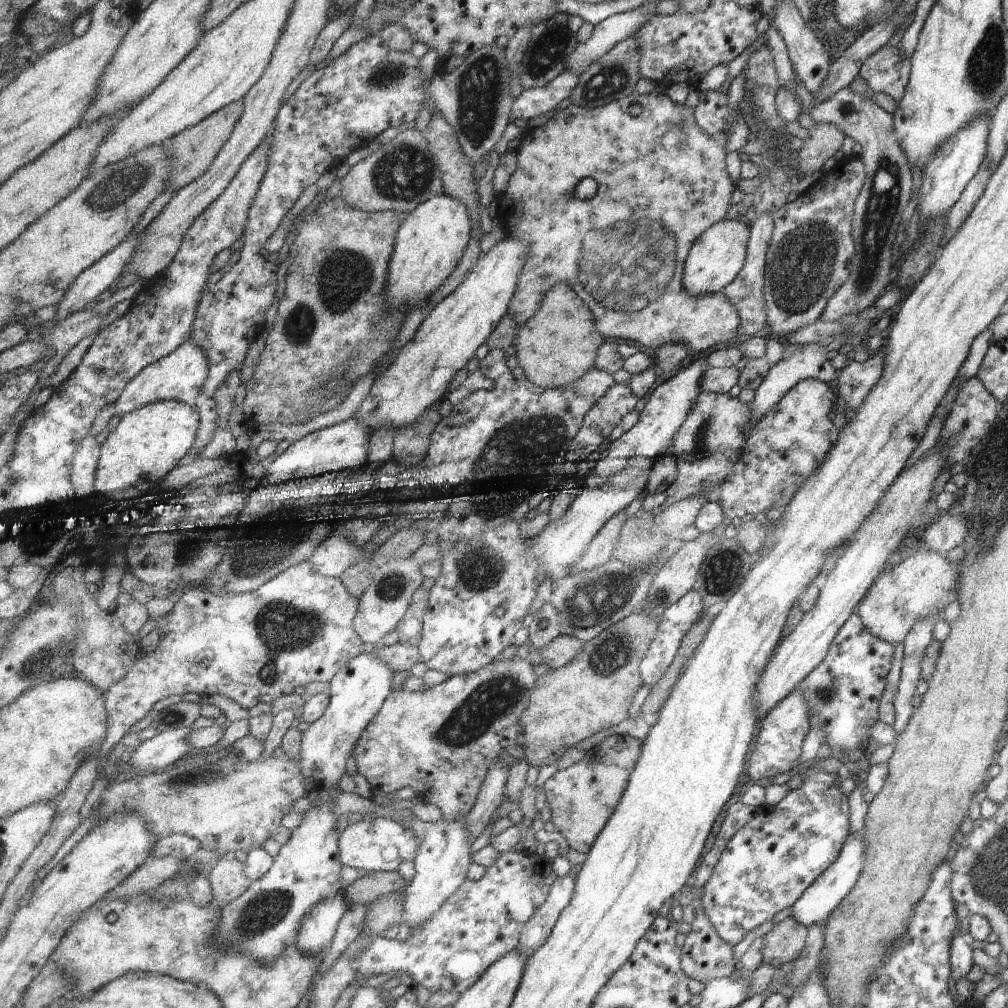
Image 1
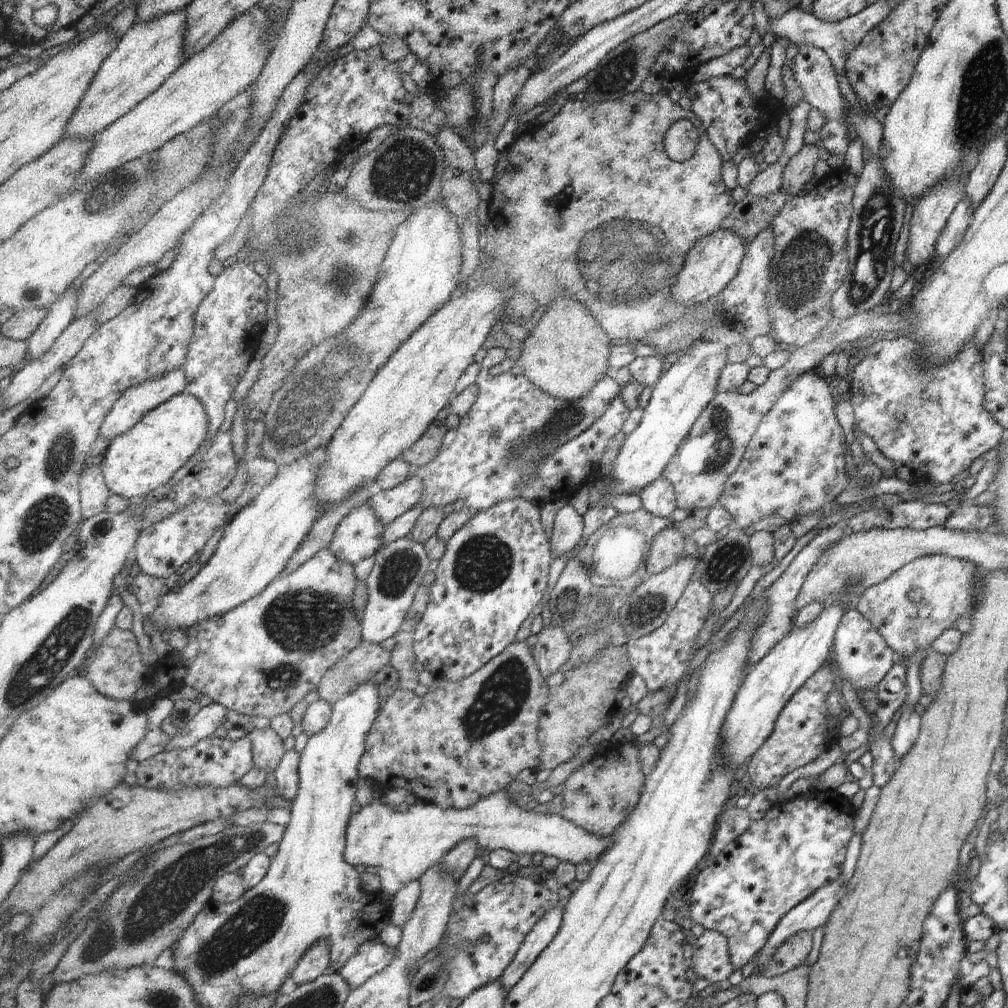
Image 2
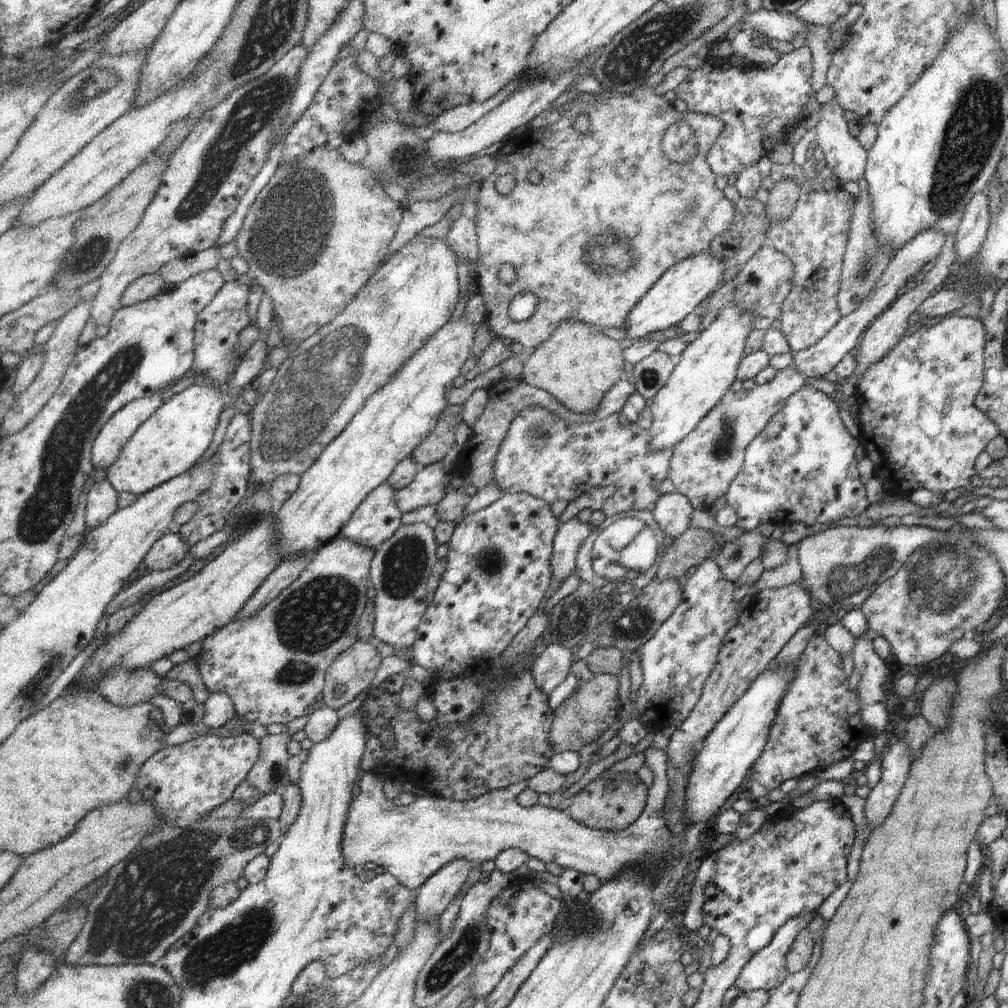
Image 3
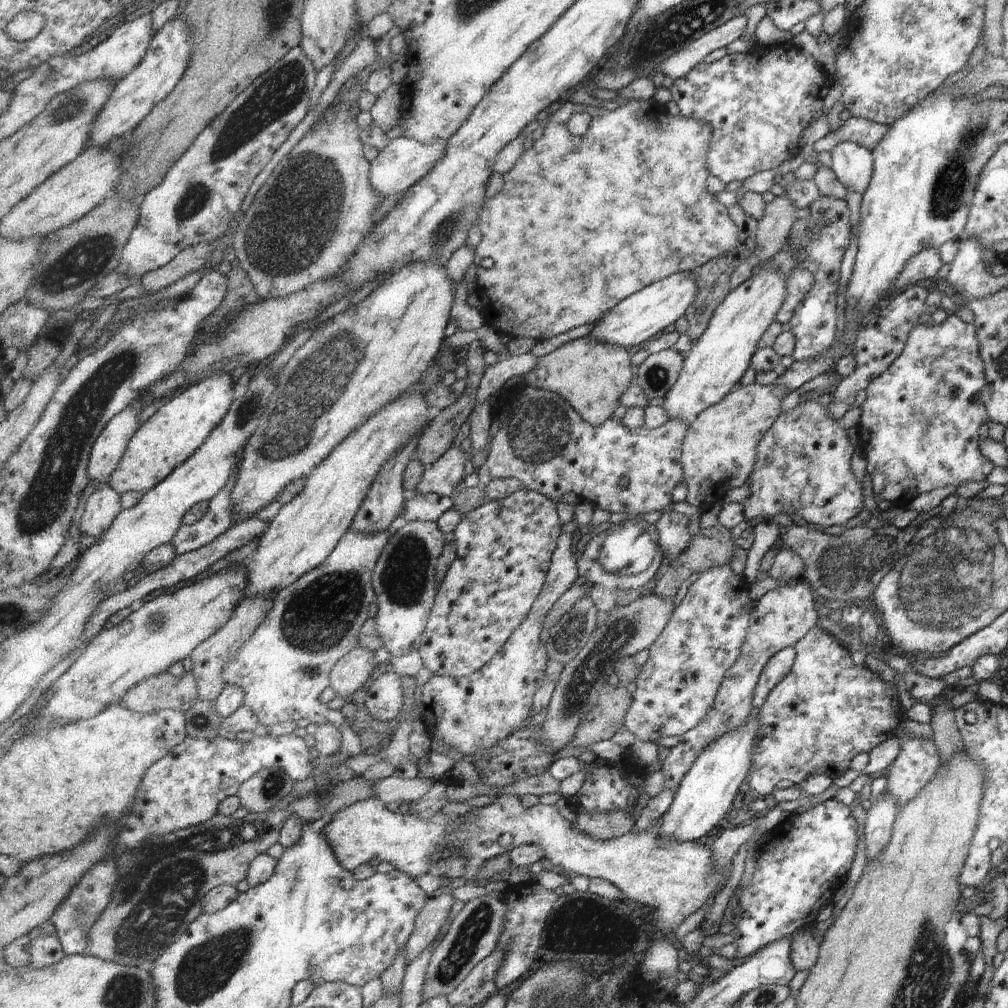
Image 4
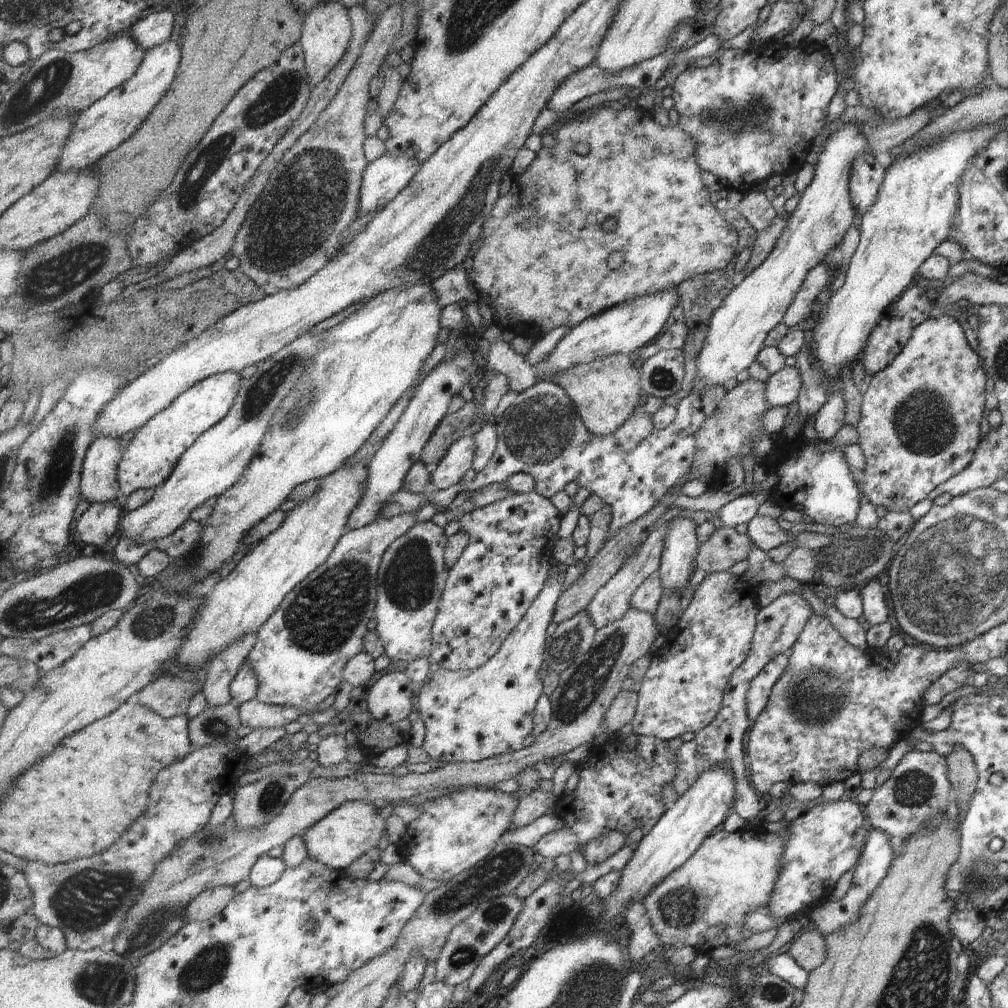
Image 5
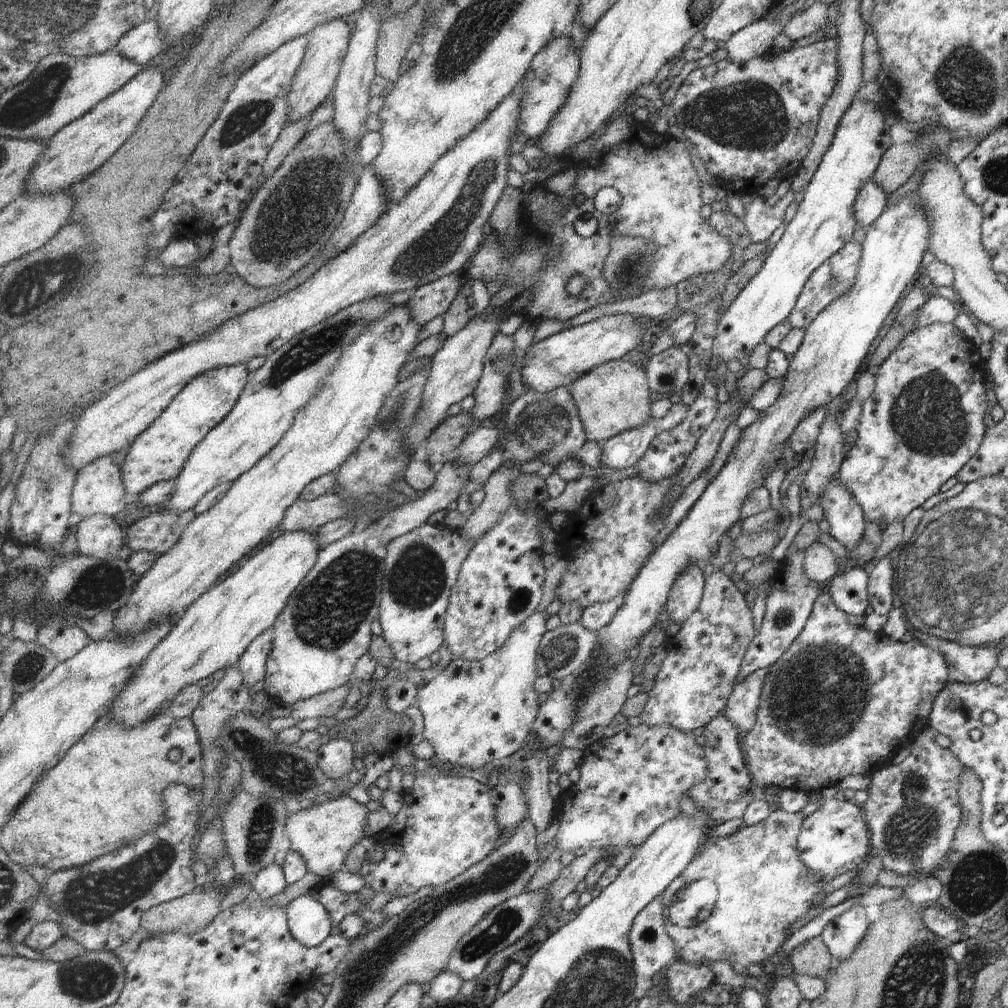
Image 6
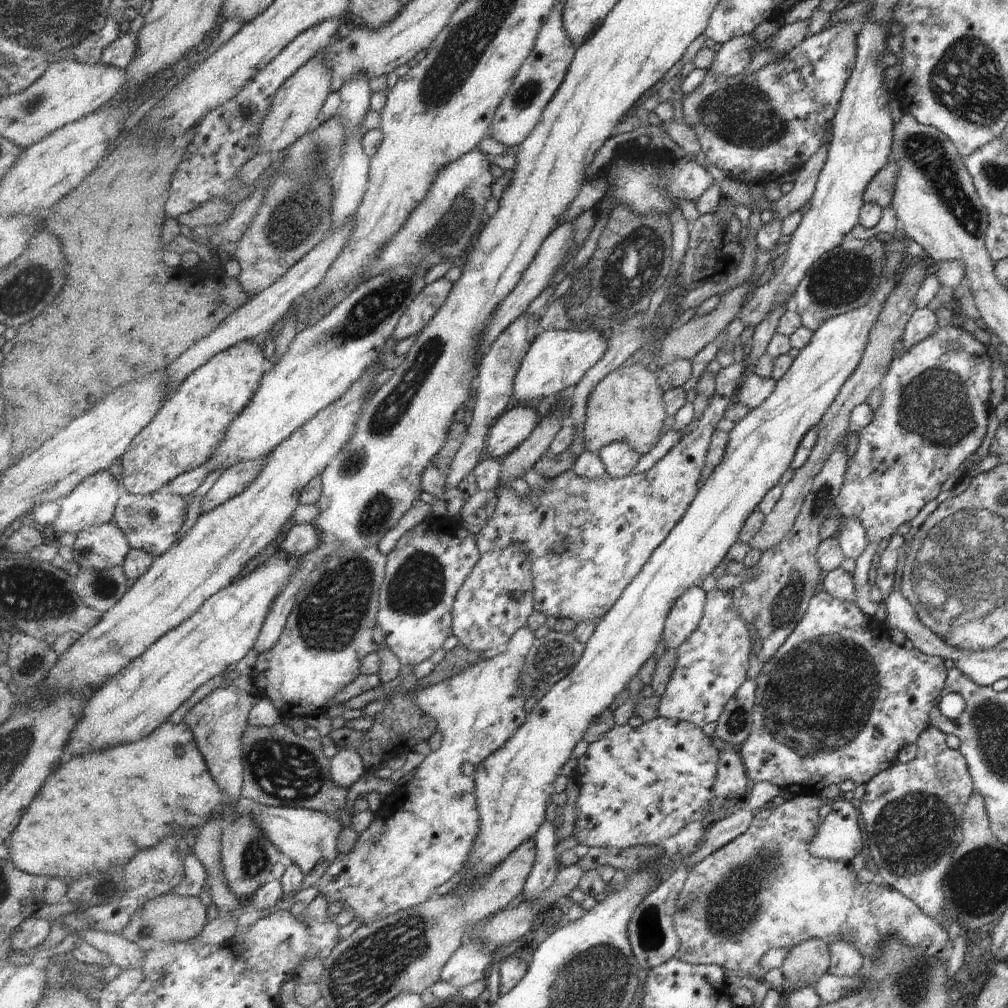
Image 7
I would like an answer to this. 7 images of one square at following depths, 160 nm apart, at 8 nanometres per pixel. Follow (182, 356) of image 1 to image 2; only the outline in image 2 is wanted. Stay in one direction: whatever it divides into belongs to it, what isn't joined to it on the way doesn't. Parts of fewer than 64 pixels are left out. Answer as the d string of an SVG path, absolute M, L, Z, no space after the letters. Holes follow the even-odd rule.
M179 366L177 369L173 369L166 375L163 375L159 379L151 379L144 383L131 387L115 406L111 409L109 415L104 420L101 434L104 440L107 441L107 448L110 444L121 435L129 432L133 427L137 426L152 410L160 407L161 404L171 400L174 396L180 395L183 392L189 391L189 381L187 380L186 370L184 366Z

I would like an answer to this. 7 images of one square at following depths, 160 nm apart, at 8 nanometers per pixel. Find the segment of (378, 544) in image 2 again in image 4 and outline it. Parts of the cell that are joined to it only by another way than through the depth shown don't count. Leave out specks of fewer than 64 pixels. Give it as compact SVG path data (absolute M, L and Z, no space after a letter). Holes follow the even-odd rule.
M415 438L407 448L403 448L401 452L397 452L391 459L389 467L385 467L378 479L375 480L374 487L371 488L370 494L363 502L362 508L359 510L352 525L352 531L363 532L369 534L377 534L377 532L385 532L389 530L389 526L393 524L395 518L402 515L403 508L406 507L406 500L408 497L407 491L403 486L403 476L407 471L409 462L414 458L419 438Z

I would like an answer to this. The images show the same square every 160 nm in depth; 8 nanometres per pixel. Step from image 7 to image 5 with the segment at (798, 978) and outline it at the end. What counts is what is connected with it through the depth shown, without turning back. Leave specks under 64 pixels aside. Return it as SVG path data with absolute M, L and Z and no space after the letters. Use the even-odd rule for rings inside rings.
M803 932L801 936L794 937L793 943L787 950L788 956L805 973L812 972L825 960L825 944L817 932Z

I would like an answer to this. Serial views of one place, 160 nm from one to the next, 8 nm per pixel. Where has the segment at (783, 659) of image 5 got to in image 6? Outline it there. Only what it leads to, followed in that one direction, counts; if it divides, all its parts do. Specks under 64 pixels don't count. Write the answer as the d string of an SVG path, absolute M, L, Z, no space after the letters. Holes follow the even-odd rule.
M768 669L751 672L751 674L743 678L743 682L736 684L730 697L725 716L729 716L739 726L742 734L749 732L755 723L761 688L768 672Z

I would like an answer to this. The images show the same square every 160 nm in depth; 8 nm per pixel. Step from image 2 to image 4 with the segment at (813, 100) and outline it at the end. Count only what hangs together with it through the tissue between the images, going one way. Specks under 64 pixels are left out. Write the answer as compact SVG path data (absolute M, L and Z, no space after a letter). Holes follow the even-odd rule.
M839 142L828 151L830 155L830 170L839 183L851 192L865 191L871 178L870 151L853 142Z

